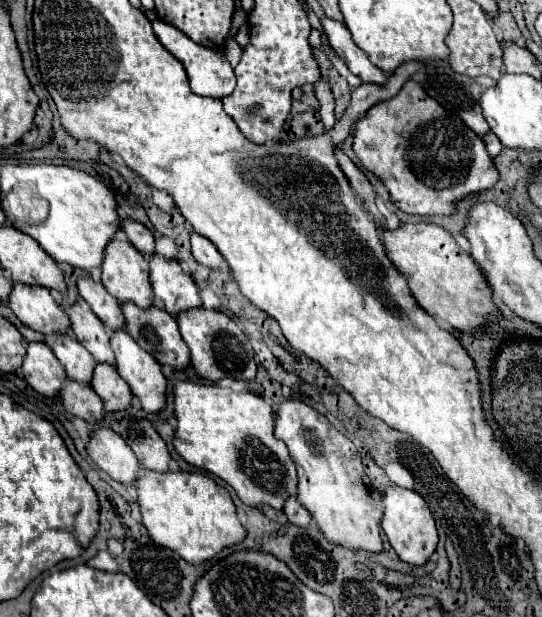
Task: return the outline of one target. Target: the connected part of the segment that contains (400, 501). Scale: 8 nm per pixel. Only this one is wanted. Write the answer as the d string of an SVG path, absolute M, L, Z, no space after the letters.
M389 486L385 490L385 516L381 522L391 546L395 548L397 556L413 566L423 566L429 562L431 554L437 548L439 532L435 526L435 518L427 508L425 500L415 490L405 490L399 486Z

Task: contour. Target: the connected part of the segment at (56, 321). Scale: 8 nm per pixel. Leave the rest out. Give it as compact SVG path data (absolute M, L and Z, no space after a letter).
M13 284L9 296L9 308L17 314L17 318L41 332L41 334L67 334L71 330L71 320L67 312L53 300L47 288Z

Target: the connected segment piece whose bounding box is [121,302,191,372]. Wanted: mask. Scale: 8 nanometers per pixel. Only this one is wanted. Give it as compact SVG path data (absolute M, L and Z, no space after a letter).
M127 302L121 306L123 308L123 314L125 314L125 330L131 334L131 338L145 350L149 352L161 366L171 366L173 370L177 372L183 372L187 366L191 366L191 354L189 354L189 348L187 344L181 340L181 334L179 334L179 328L177 328L177 322L171 314L167 314L165 310L159 310L159 308L147 308L147 310L141 310L139 306Z

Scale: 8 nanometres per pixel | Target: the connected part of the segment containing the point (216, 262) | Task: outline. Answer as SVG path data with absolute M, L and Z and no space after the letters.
M191 232L191 250L193 250L193 256L197 262L205 264L205 266L211 266L211 268L219 268L225 264L223 256L219 254L219 250L211 244L211 240L207 240L205 236L197 234L197 232Z

